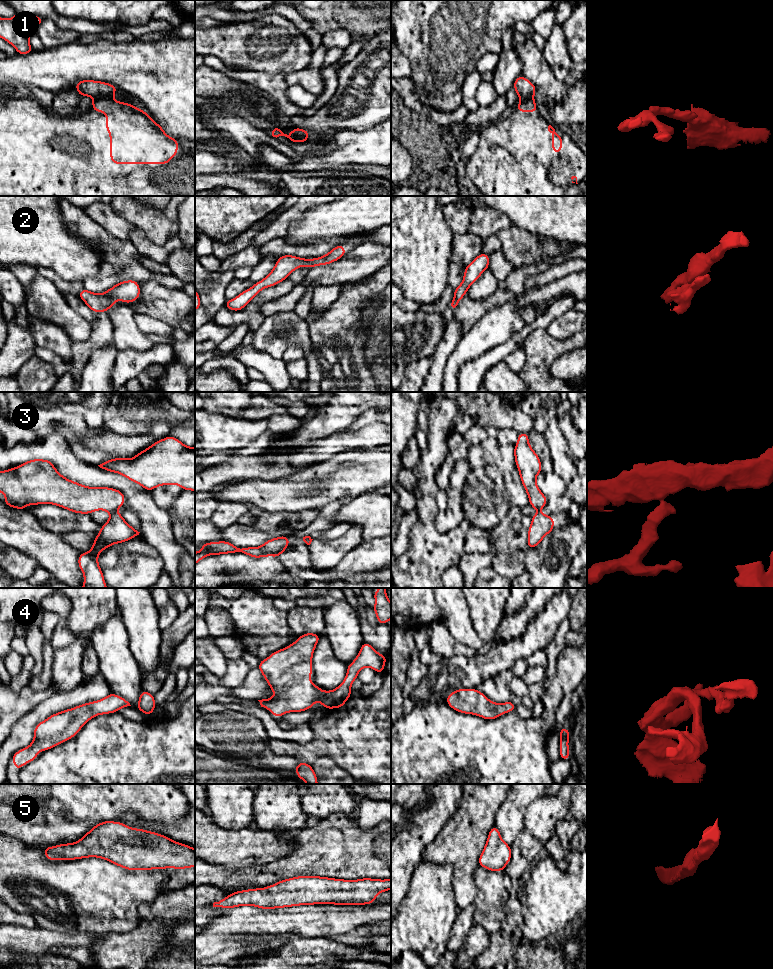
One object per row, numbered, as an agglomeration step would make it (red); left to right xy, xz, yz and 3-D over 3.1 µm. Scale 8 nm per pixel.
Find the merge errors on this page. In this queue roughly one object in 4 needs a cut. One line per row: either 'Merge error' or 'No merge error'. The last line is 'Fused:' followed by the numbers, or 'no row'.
1: Merge error
2: No merge error
3: Merge error
4: No merge error
5: No merge error
Fused: 1, 3

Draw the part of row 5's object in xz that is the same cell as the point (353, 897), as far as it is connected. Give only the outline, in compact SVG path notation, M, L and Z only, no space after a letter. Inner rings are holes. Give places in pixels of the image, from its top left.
M297 876L265 888L231 893L221 901L214 902L213 907L229 909L250 905L262 909L274 909L313 904L365 905L372 904L379 893L390 889L391 878L343 880Z

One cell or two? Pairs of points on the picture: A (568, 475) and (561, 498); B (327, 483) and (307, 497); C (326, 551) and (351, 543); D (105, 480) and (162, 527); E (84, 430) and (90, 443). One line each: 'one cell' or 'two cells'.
A: two cells
B: one cell
C: one cell
D: one cell
E: two cells

